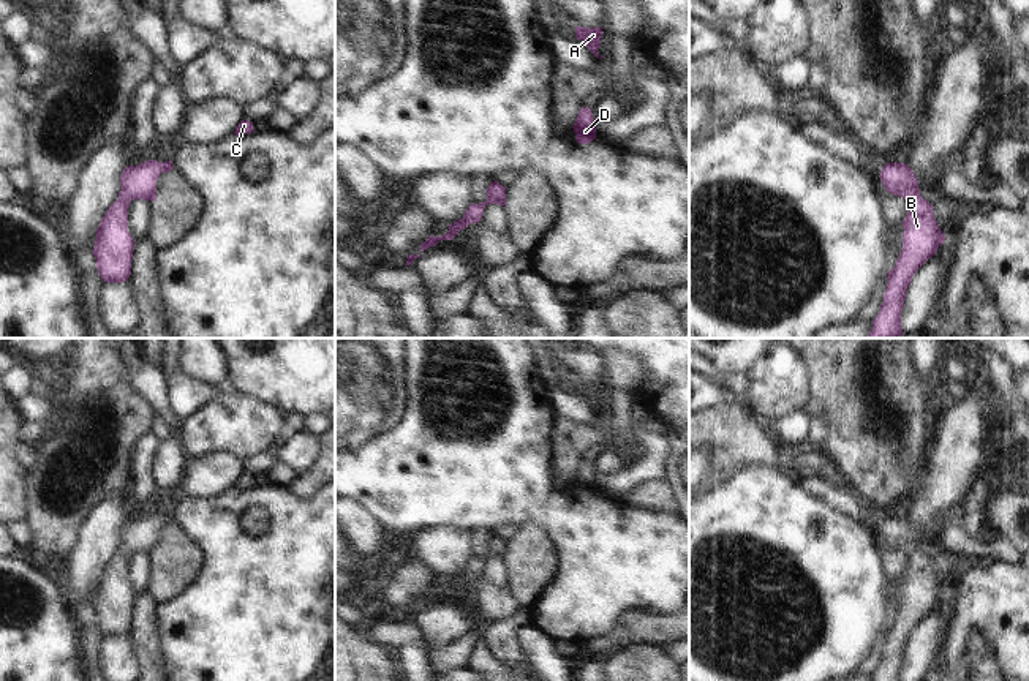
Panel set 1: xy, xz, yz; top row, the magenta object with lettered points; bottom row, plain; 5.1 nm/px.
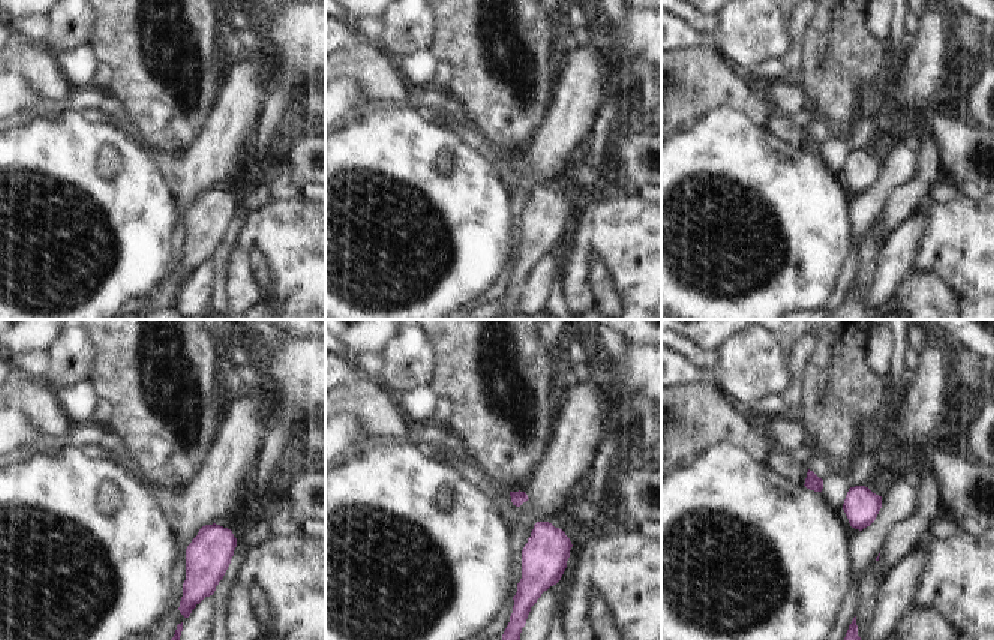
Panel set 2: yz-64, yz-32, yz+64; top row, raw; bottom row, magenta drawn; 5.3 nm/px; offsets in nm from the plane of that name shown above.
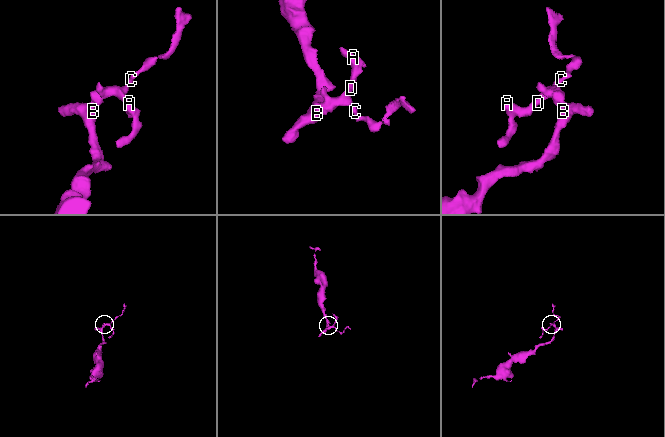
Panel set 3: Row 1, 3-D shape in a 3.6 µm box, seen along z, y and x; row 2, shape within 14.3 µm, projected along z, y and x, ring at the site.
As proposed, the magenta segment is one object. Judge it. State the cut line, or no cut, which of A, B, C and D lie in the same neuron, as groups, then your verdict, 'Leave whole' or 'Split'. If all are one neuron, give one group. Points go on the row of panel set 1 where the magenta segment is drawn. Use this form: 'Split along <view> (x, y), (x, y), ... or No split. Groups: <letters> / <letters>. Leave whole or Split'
No split. Groups: A B C D. Leave whole

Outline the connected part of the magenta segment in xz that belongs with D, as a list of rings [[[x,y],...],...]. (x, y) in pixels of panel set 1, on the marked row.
[[[582,107],[574,123],[574,133],[579,144],[590,144],[596,139],[596,122],[590,107]]]

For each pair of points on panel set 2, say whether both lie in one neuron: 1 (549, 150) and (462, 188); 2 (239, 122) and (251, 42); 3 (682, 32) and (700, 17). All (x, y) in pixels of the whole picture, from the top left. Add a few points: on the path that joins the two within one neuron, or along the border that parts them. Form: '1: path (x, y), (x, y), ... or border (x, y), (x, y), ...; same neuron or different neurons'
1: border (494, 162), (508, 192); different neurons
2: border (245, 48), (261, 51); different neurons
3: border (676, 15), (699, 30), (714, 33); different neurons

